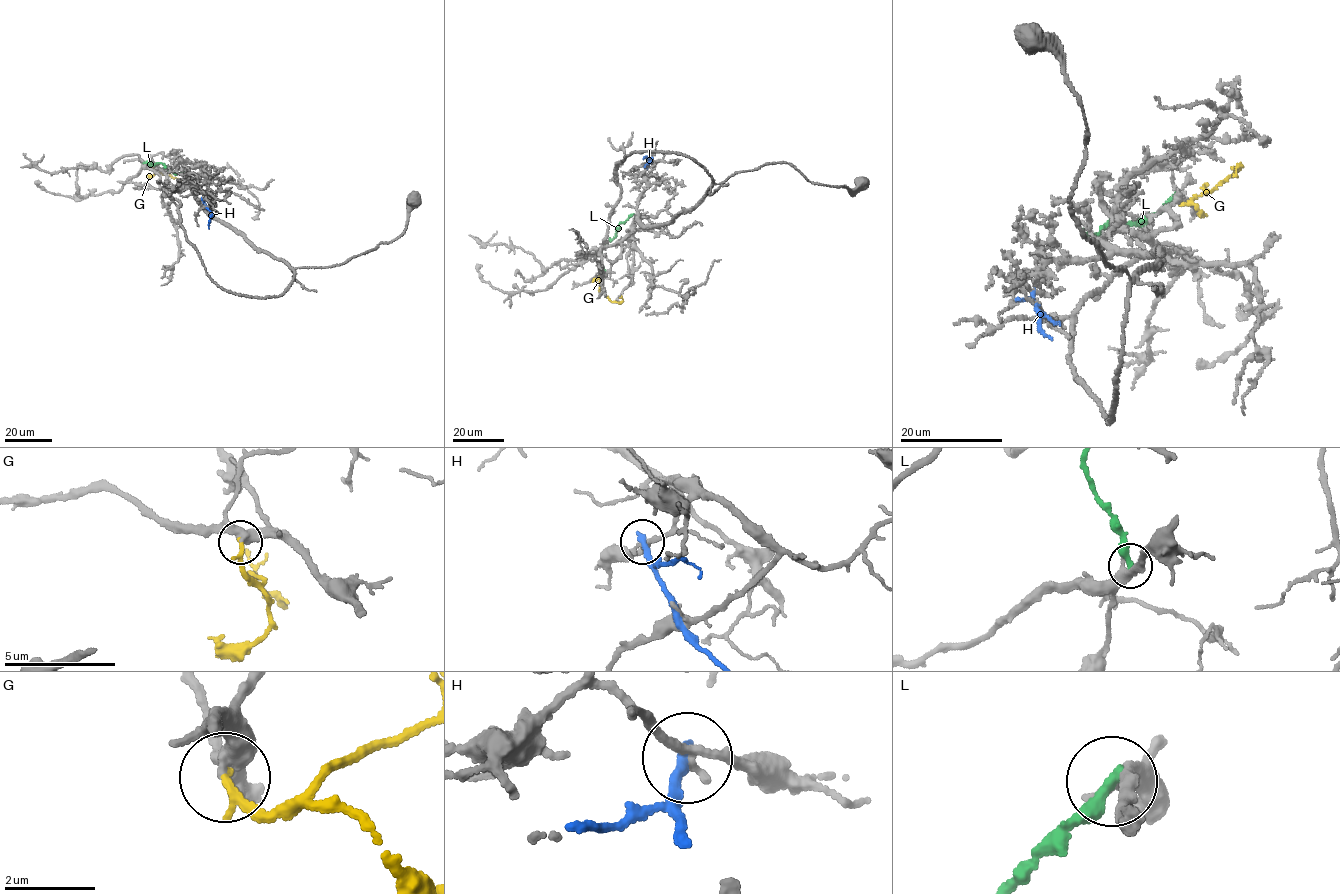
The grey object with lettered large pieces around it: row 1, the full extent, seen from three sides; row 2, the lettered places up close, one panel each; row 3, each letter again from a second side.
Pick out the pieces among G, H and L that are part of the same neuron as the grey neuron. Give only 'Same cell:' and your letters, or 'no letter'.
Same cell: G

